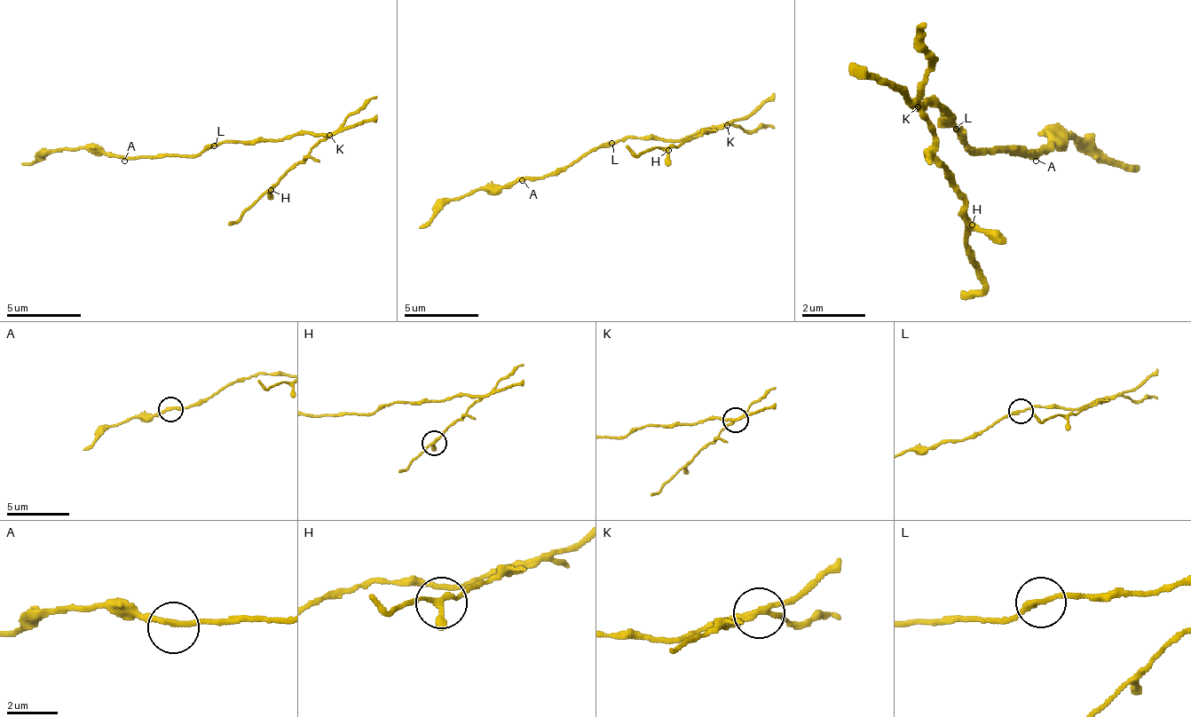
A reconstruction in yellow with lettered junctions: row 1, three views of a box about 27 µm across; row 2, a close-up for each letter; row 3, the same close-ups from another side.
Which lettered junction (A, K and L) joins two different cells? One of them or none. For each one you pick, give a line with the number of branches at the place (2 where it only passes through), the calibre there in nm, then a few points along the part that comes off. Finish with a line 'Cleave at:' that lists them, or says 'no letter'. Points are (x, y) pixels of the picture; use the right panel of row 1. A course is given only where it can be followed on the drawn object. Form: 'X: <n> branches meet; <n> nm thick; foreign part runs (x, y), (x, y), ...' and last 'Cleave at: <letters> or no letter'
K: 4 branches meet; 200 nm thick; foreign part runs (916, 105), (964, 200), (980, 288), (964, 296)
Cleave at: K

